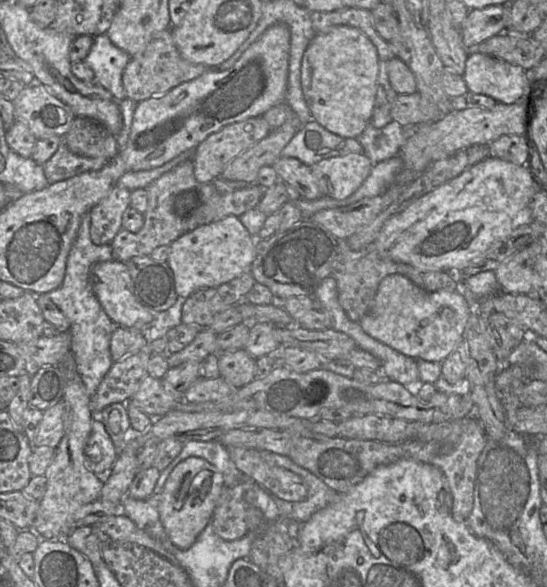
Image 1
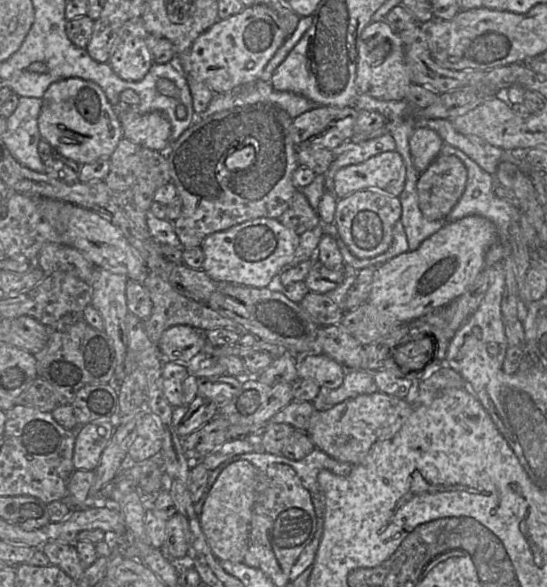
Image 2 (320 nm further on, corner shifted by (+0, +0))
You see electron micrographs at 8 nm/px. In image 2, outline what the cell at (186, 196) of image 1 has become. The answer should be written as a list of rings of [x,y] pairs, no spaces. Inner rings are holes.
[[[259,102],[235,107],[201,118],[179,138],[171,141],[167,151],[170,167],[170,180],[177,188],[182,201],[180,216],[173,221],[174,229],[183,249],[200,247],[203,240],[219,231],[255,218],[279,218],[289,206],[297,188],[292,177],[300,166],[298,150],[293,140],[293,118],[274,103]],[[246,146],[256,148],[255,161],[246,169],[230,171],[225,166],[226,158]]]

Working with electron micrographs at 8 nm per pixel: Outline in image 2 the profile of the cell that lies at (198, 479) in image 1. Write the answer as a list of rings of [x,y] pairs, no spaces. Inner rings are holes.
[[[238,460],[227,465],[207,492],[198,516],[207,543],[220,561],[243,562],[247,549],[259,470],[250,462]]]

